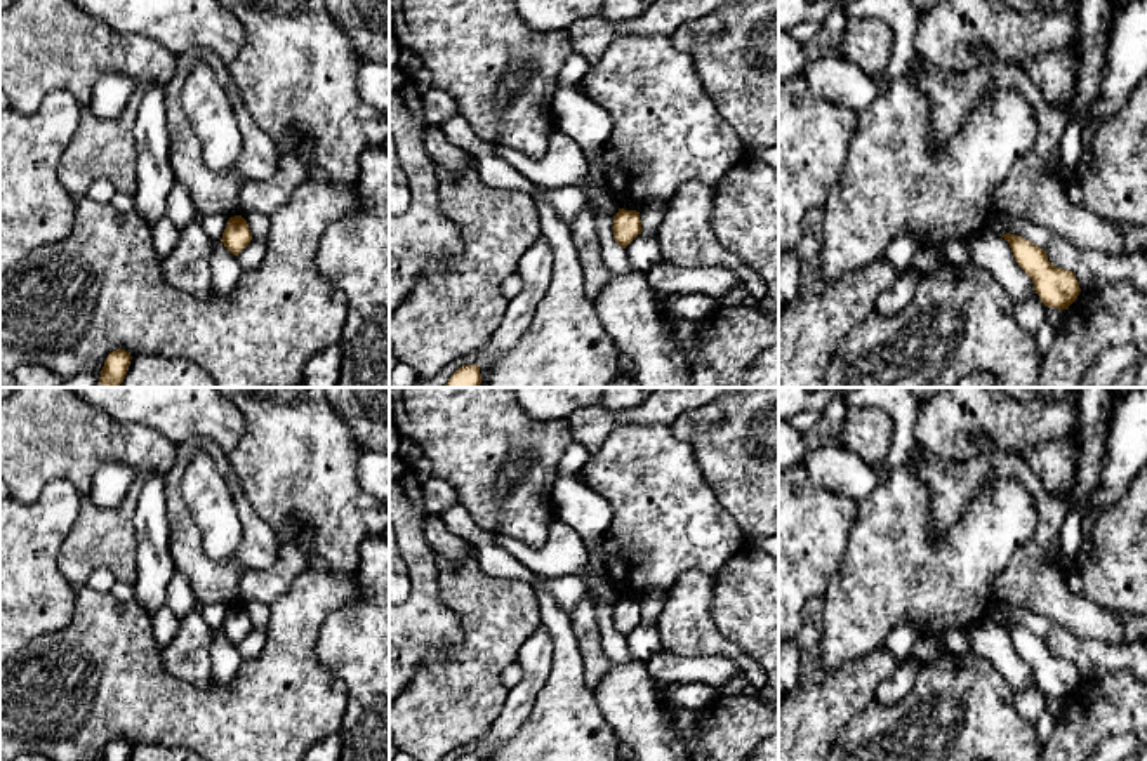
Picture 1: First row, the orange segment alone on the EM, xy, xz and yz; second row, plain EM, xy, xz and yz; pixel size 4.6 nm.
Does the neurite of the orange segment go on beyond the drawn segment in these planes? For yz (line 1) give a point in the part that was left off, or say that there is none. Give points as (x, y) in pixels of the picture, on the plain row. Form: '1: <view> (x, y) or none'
1: none

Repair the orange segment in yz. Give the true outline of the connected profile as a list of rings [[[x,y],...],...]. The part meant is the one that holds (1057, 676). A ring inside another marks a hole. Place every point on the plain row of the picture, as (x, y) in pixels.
[[[1010,622],[999,625],[1010,632],[1017,653],[1032,669],[1041,692],[1048,697],[1069,698],[1081,681],[1076,664],[1055,657],[1048,650],[1046,639],[1032,631]]]

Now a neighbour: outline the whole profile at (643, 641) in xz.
[[[638,624],[627,636],[626,636],[627,648],[631,655],[640,660],[646,662],[655,653],[660,652],[660,636],[655,625],[650,624]]]

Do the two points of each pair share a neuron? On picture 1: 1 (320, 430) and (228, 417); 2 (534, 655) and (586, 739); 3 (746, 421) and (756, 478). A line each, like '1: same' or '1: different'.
1: different
2: different
3: same

